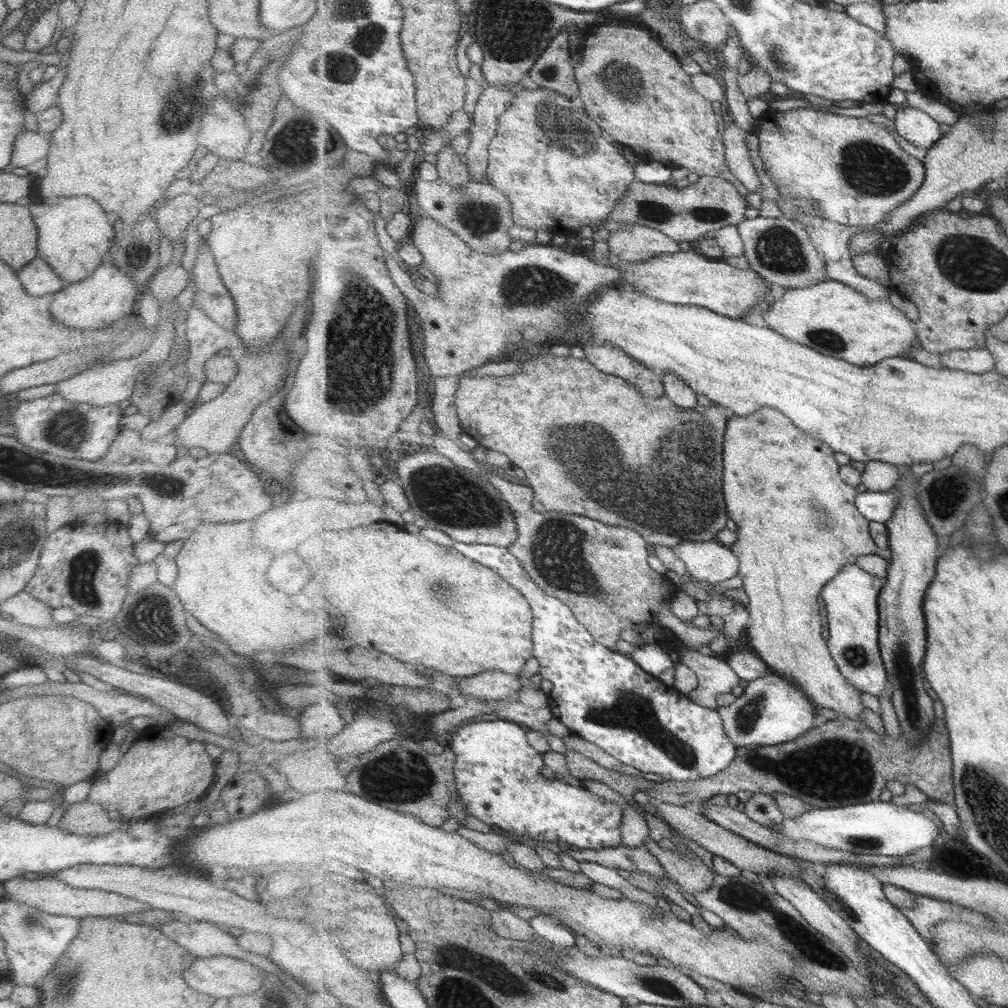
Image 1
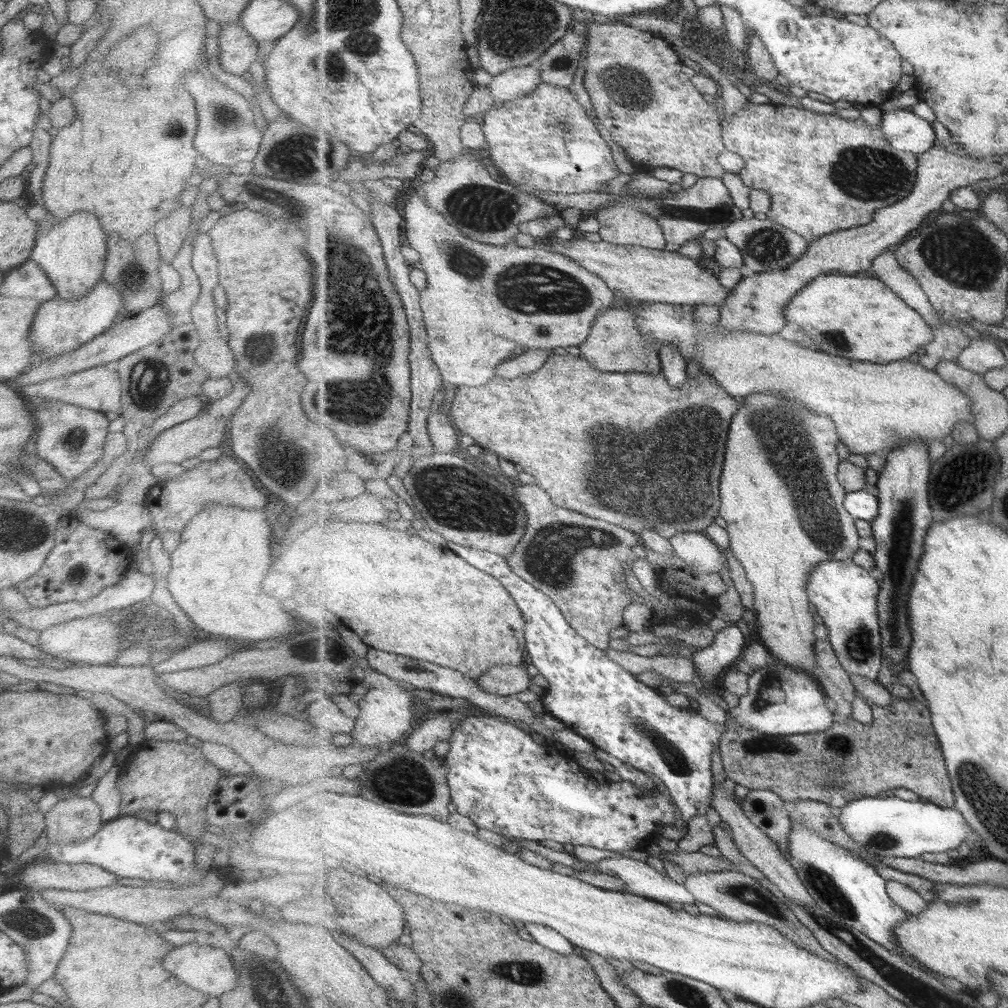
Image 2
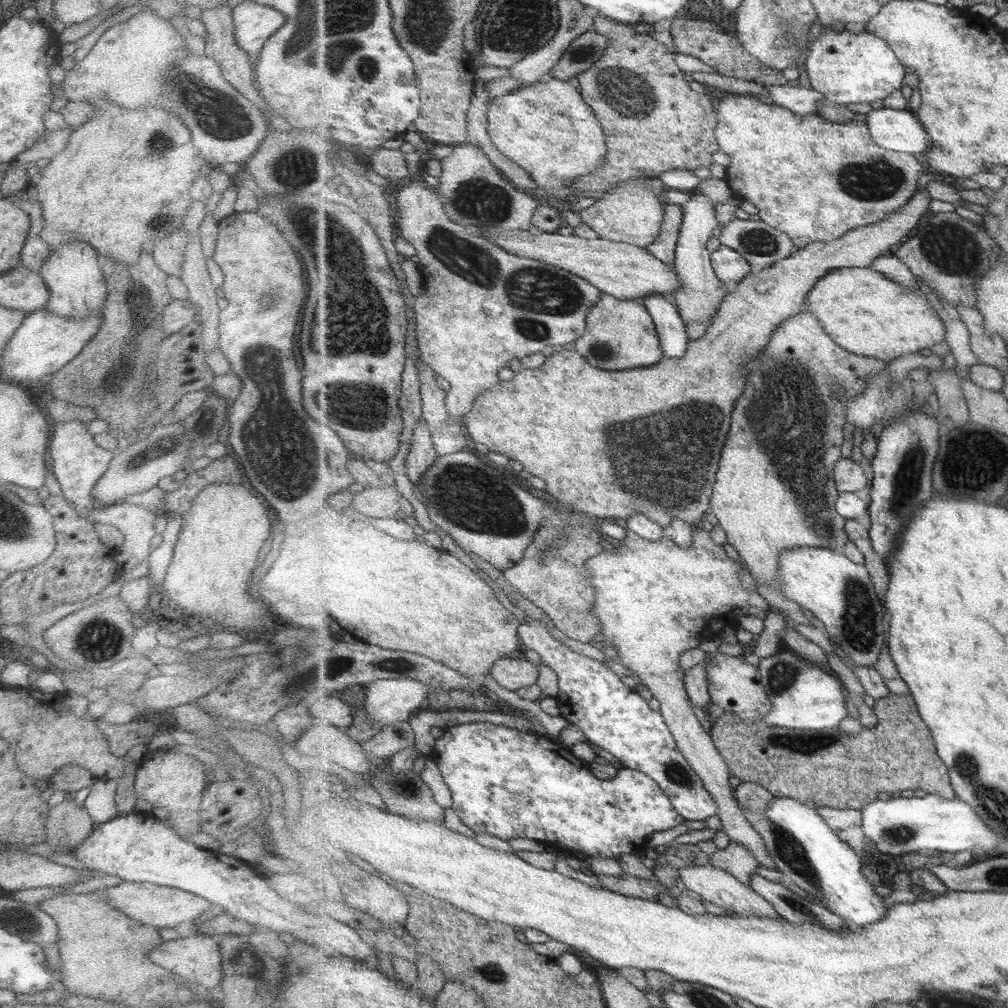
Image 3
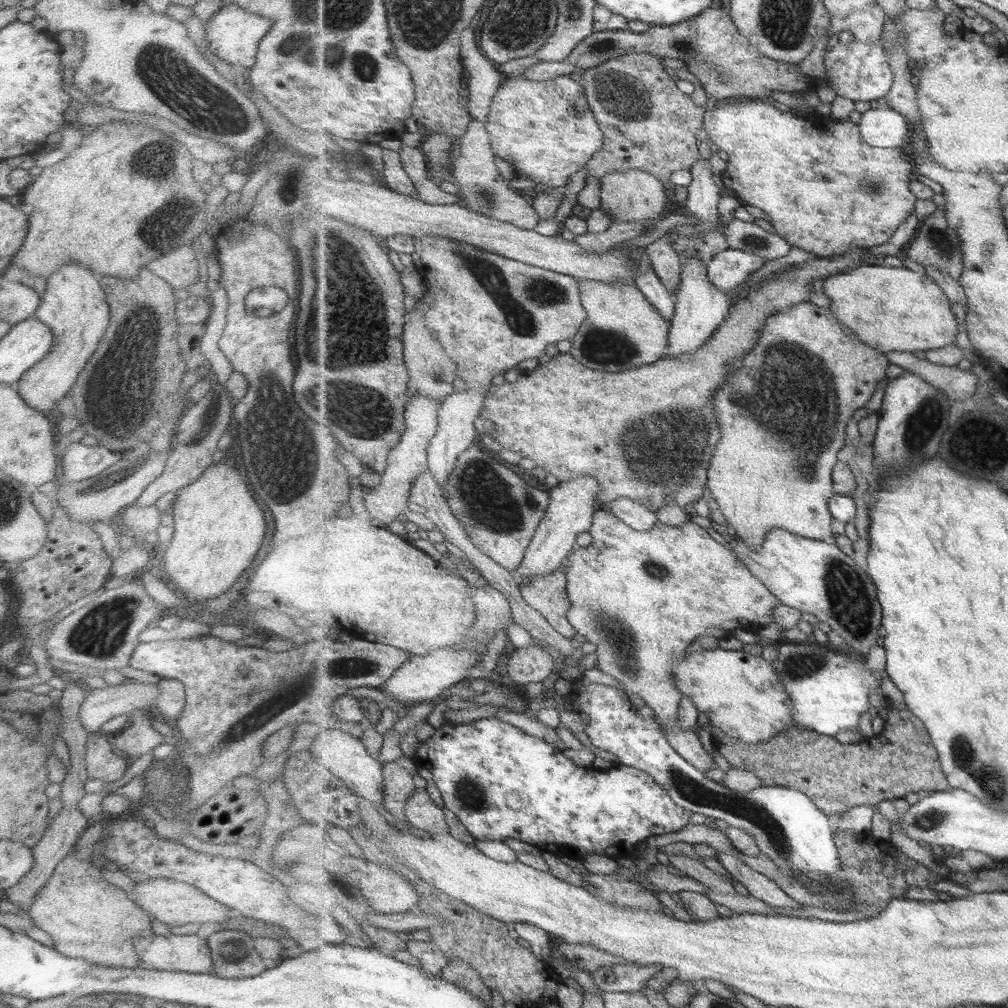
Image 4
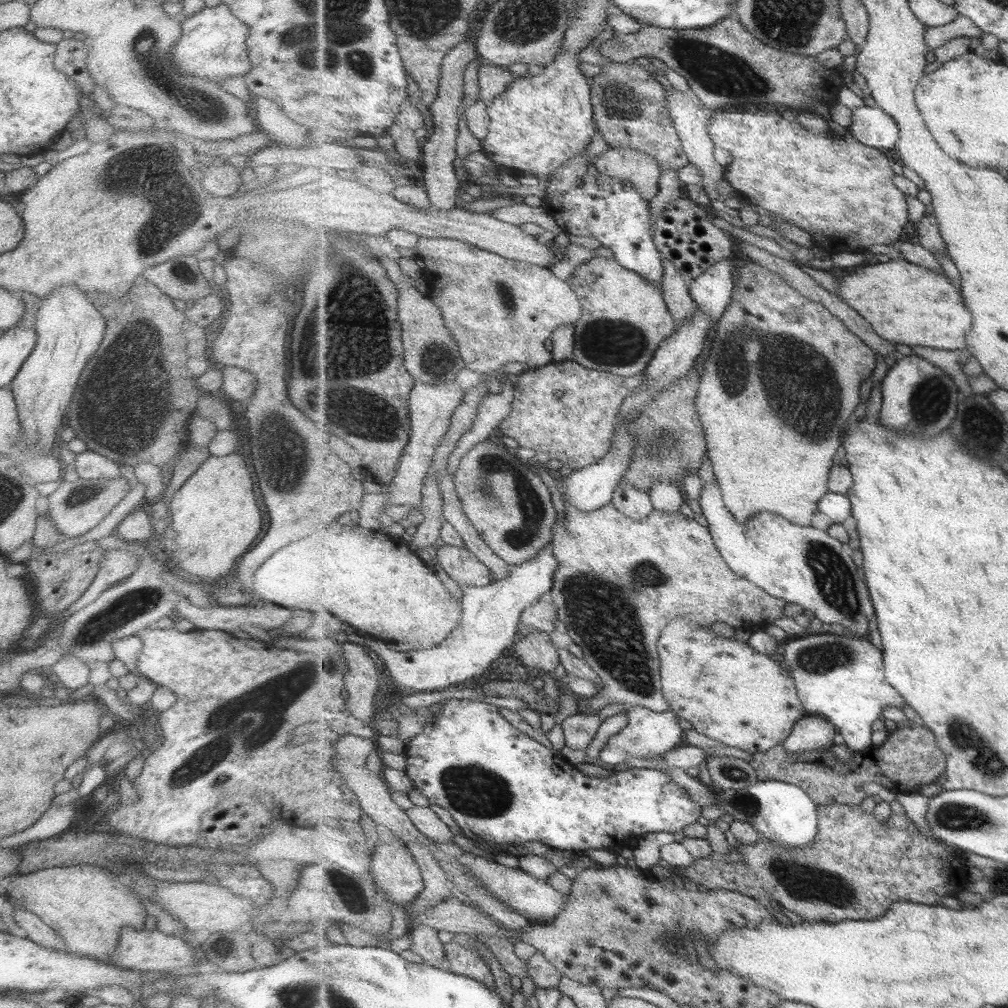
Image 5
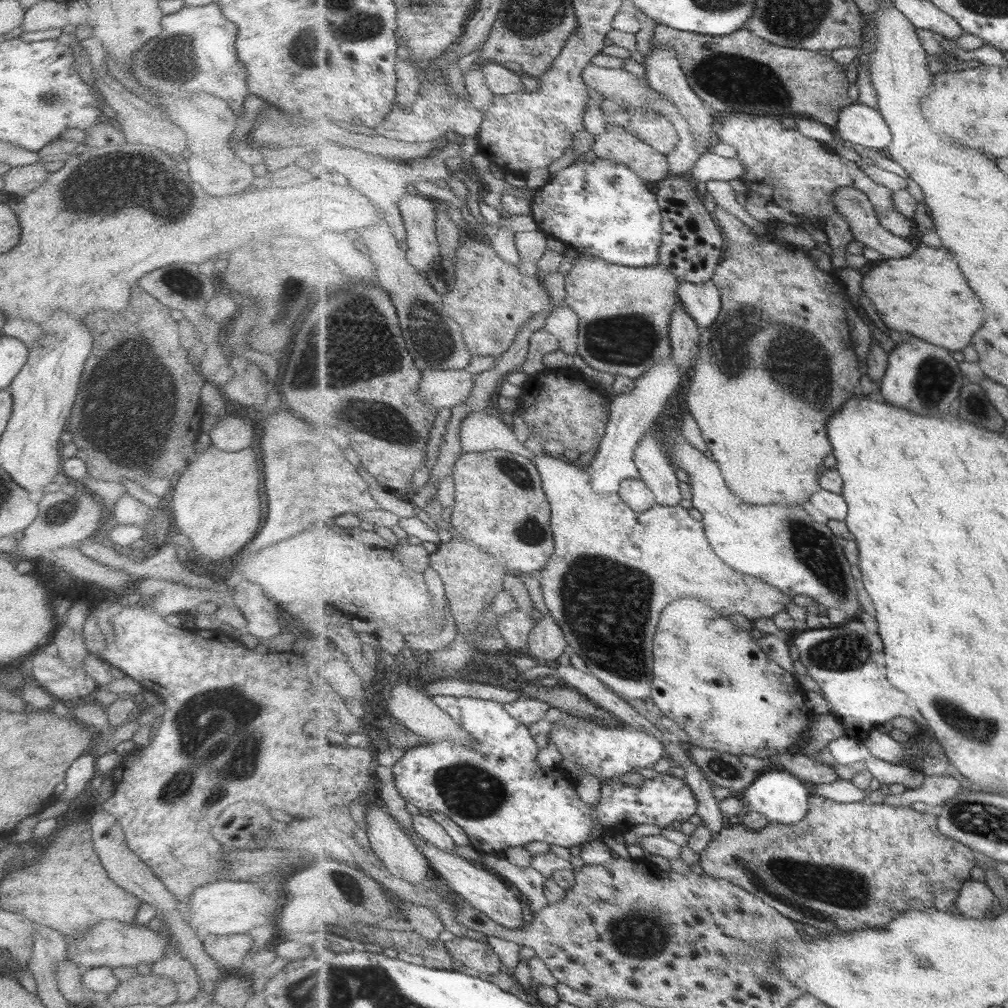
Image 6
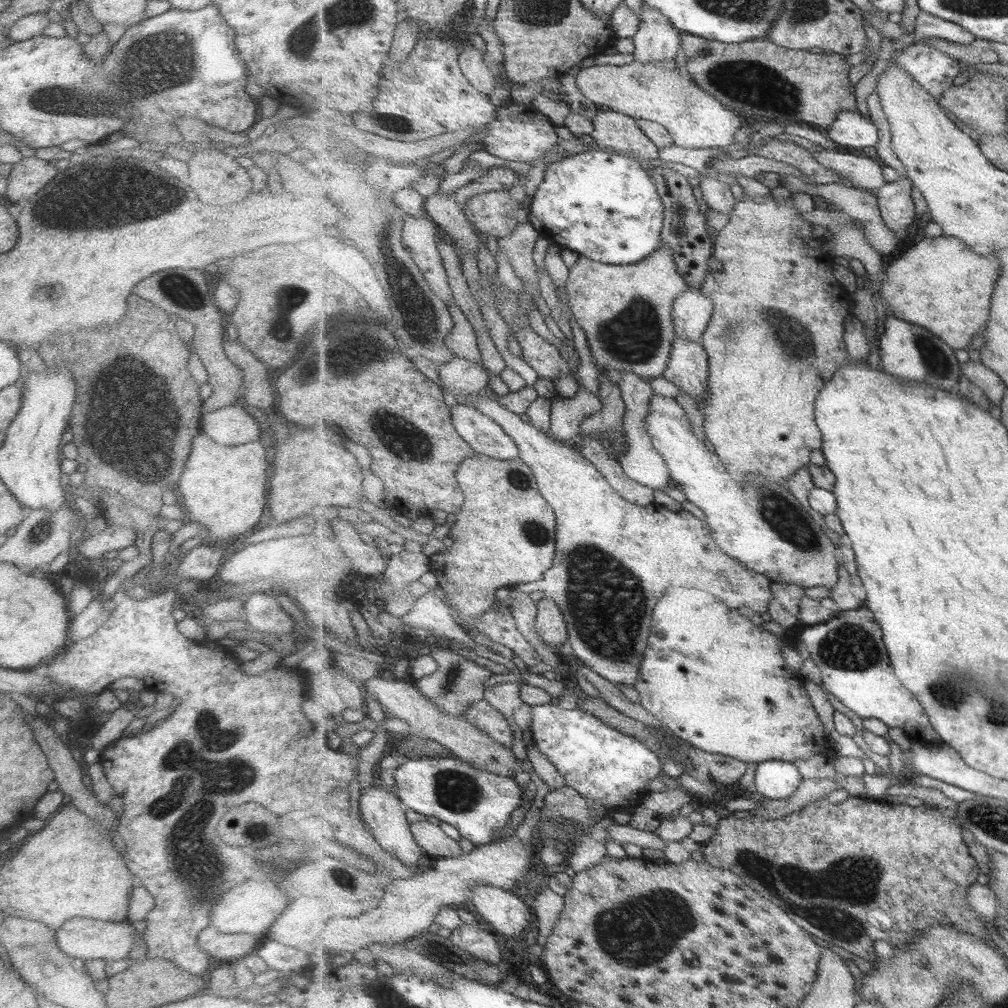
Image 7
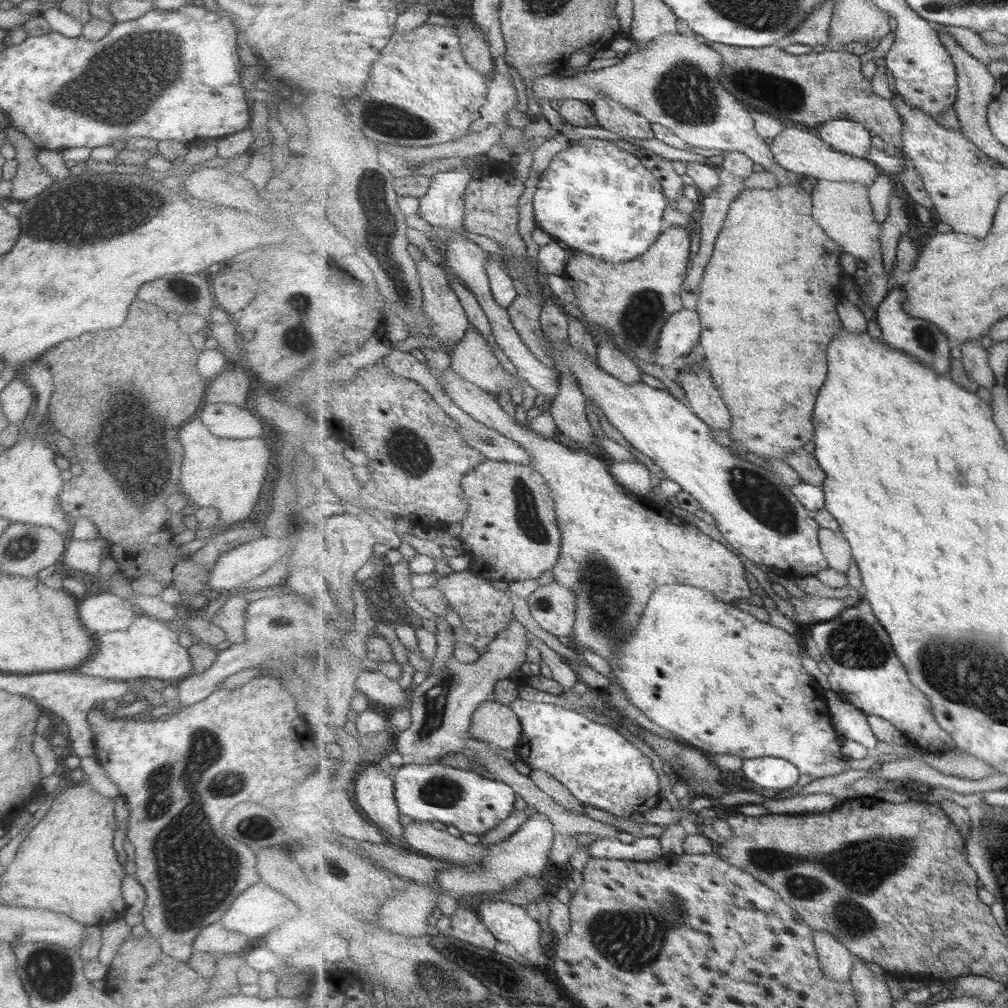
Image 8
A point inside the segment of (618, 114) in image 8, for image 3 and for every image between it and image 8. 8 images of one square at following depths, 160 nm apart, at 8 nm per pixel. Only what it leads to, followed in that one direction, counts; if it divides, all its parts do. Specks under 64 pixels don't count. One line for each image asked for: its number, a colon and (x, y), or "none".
3: (631, 213)
4: (633, 195)
5: (642, 169)
6: (616, 143)
7: (623, 133)

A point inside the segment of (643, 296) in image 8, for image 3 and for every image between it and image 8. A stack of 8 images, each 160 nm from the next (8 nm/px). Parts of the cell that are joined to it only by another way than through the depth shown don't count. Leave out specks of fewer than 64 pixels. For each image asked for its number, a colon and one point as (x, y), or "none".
3: (621, 335)
4: (623, 331)
5: (625, 317)
6: (625, 313)
7: (625, 311)

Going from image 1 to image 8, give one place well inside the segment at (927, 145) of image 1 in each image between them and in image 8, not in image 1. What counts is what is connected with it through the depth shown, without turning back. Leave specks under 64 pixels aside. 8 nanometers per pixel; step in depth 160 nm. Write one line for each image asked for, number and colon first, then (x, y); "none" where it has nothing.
2: (906, 131)
3: (901, 130)
4: (883, 127)
5: (872, 126)
6: (860, 124)
7: (851, 130)
8: (850, 137)

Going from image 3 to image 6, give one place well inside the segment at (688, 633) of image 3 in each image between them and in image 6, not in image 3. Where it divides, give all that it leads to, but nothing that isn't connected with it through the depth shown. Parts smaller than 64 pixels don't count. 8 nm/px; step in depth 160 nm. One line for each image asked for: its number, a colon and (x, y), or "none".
4: (640, 621)
5: (614, 608)
6: (613, 566)

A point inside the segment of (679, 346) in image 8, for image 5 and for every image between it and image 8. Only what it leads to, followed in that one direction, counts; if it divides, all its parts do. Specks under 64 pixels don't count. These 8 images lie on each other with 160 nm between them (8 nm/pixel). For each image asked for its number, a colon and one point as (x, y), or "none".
5: (712, 291)
6: (703, 302)
7: (692, 312)

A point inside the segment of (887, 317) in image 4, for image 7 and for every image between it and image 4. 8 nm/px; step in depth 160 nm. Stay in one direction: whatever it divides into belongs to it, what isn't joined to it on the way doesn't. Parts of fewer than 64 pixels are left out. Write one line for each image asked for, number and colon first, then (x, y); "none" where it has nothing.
5: (907, 303)
6: (925, 294)
7: (941, 283)

